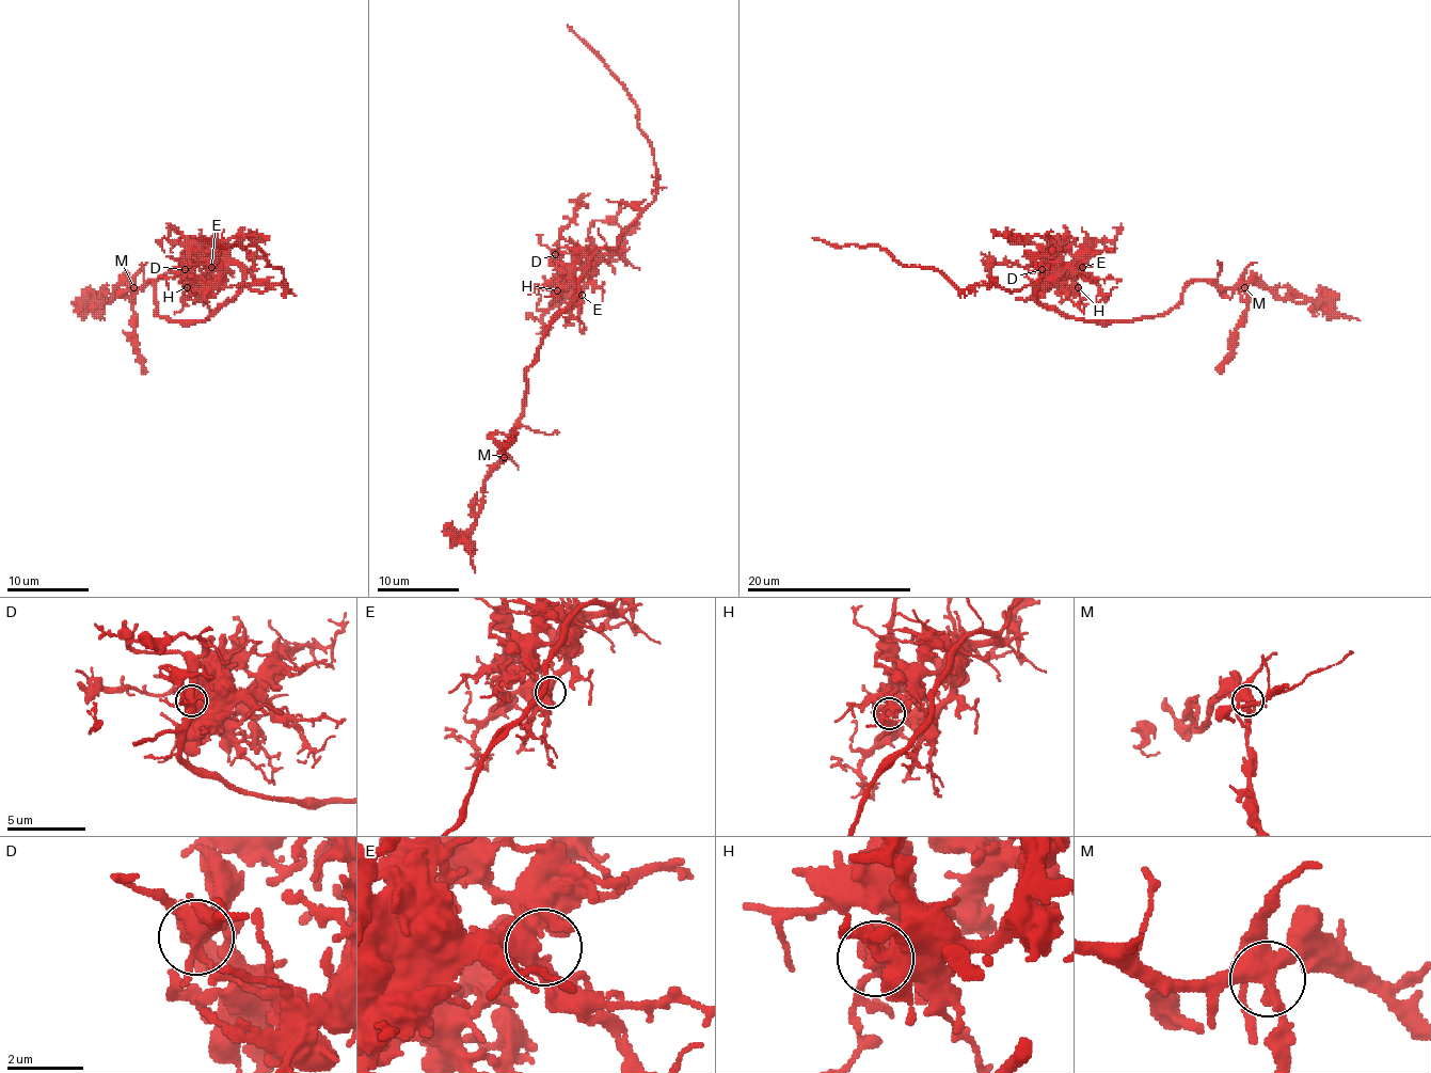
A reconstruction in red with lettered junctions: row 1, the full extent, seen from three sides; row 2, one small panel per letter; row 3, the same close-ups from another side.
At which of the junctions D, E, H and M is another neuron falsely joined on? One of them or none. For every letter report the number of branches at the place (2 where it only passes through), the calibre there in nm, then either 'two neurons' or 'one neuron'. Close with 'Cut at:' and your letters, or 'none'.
D: branches 5; calibre 500 nm; two neurons
E: branches 4; calibre 440 nm; one neuron
H: branches 4; calibre 460 nm; one neuron
M: branches 5; calibre 480 nm; one neuron
Cut at: D

